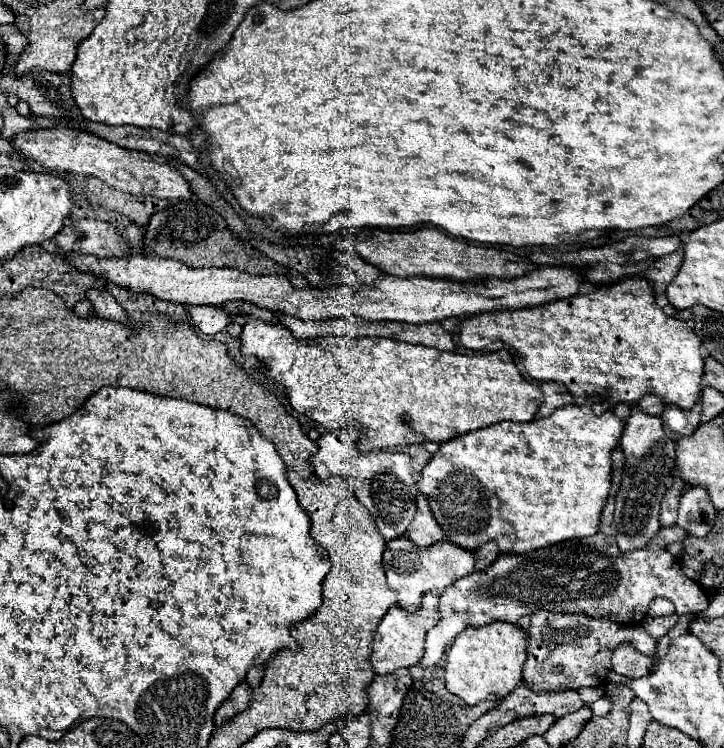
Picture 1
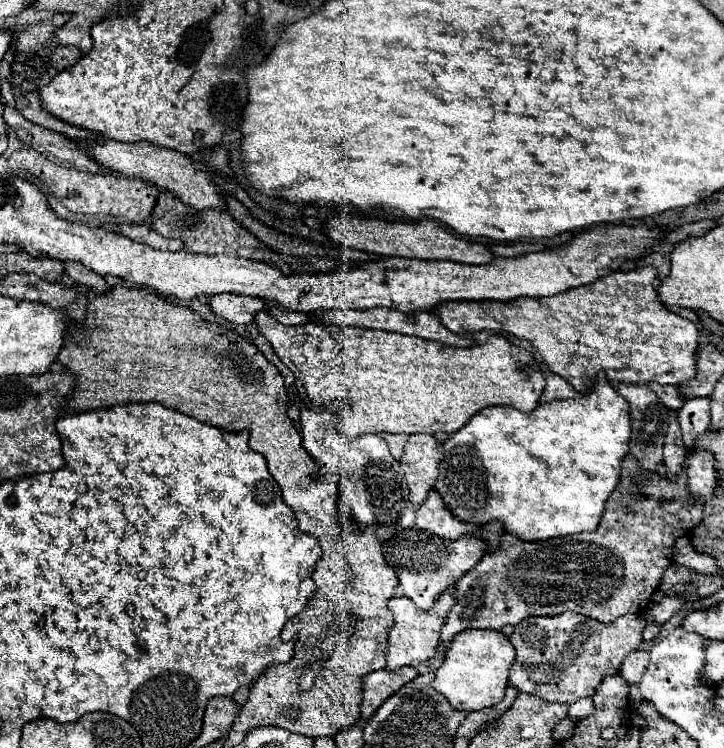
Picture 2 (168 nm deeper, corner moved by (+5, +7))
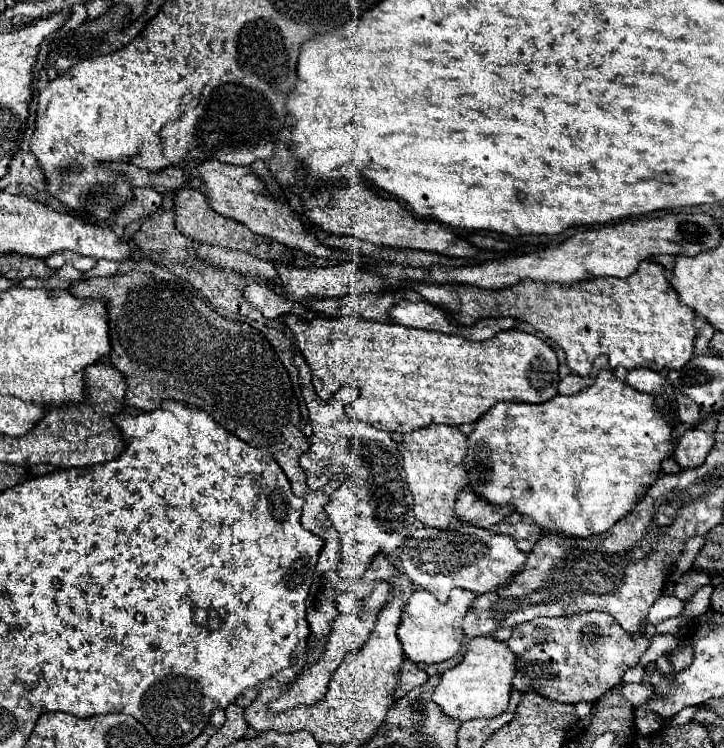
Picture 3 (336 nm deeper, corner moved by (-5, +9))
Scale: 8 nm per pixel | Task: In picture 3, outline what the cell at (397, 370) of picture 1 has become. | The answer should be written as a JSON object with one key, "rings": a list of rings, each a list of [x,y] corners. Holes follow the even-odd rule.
{"rings":[[[284,315],[282,323],[286,327],[292,325],[290,329],[294,329],[294,339],[312,371],[312,383],[318,389],[318,397],[324,401],[338,399],[344,405],[346,415],[362,419],[376,429],[410,433],[430,423],[458,427],[474,423],[498,401],[542,403],[556,395],[558,375],[554,349],[542,339],[516,329],[502,331],[494,339],[482,343],[472,343],[458,335],[442,335],[426,329],[410,329],[398,323],[378,323],[354,317],[314,317],[306,323],[296,321],[294,315]]]}

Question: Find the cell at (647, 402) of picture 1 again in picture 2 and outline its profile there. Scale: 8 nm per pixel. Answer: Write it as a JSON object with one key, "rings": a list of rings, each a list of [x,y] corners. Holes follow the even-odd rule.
{"rings":[[[650,383],[652,391],[662,399],[662,403],[674,411],[678,411],[684,405],[684,397],[680,393],[680,387],[676,385],[658,385],[658,383]]]}

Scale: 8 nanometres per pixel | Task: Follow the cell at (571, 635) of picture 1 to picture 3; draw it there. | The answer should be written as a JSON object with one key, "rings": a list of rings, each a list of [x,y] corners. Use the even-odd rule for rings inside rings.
{"rings":[[[588,611],[588,613],[574,613],[570,617],[538,617],[528,623],[522,623],[514,627],[512,637],[506,641],[508,647],[518,655],[516,663],[516,677],[512,681],[512,687],[522,693],[538,693],[558,703],[570,703],[576,705],[580,701],[596,701],[602,697],[608,689],[618,685],[622,681],[622,675],[638,665],[640,655],[650,645],[648,637],[644,633],[628,633],[622,631],[620,623],[616,623],[610,615],[600,611]]]}

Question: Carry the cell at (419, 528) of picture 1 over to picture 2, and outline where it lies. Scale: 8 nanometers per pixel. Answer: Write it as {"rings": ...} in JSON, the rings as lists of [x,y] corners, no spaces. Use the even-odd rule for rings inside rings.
{"rings":[[[434,489],[430,491],[428,499],[416,511],[416,527],[426,529],[430,533],[436,533],[444,539],[456,539],[462,535],[472,535],[480,529],[478,525],[468,525],[468,523],[460,521],[458,517],[454,517],[454,513],[450,513],[444,507],[442,497],[438,493],[434,493]]]}

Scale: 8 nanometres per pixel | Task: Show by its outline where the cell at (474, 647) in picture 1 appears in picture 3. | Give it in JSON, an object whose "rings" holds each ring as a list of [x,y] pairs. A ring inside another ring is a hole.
{"rings":[[[484,635],[472,637],[460,665],[442,673],[442,679],[432,693],[432,699],[442,707],[446,715],[456,717],[460,721],[474,717],[496,717],[498,713],[504,713],[508,707],[514,675],[516,653],[512,653],[504,641]]]}

